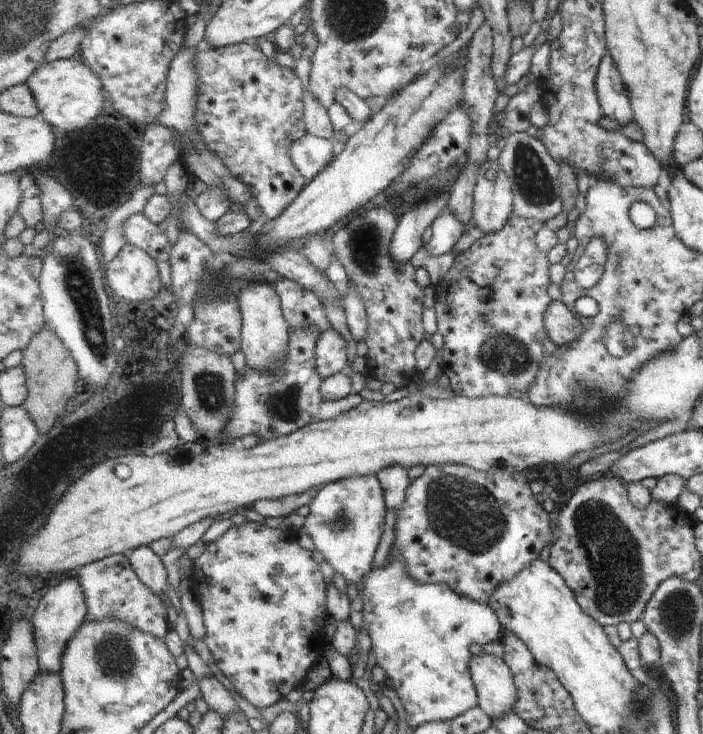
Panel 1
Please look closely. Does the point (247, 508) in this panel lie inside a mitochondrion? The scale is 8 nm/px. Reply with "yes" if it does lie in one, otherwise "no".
no

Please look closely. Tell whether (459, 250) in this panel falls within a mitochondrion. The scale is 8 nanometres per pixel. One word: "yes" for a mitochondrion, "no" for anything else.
no

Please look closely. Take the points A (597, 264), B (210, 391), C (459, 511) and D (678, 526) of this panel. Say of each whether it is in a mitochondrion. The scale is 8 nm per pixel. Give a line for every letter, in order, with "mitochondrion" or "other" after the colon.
A: other
B: mitochondrion
C: mitochondrion
D: other

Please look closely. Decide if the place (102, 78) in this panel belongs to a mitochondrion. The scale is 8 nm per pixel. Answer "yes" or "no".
no

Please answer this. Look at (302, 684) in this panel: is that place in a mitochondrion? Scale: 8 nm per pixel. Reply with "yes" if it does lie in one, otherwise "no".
no

